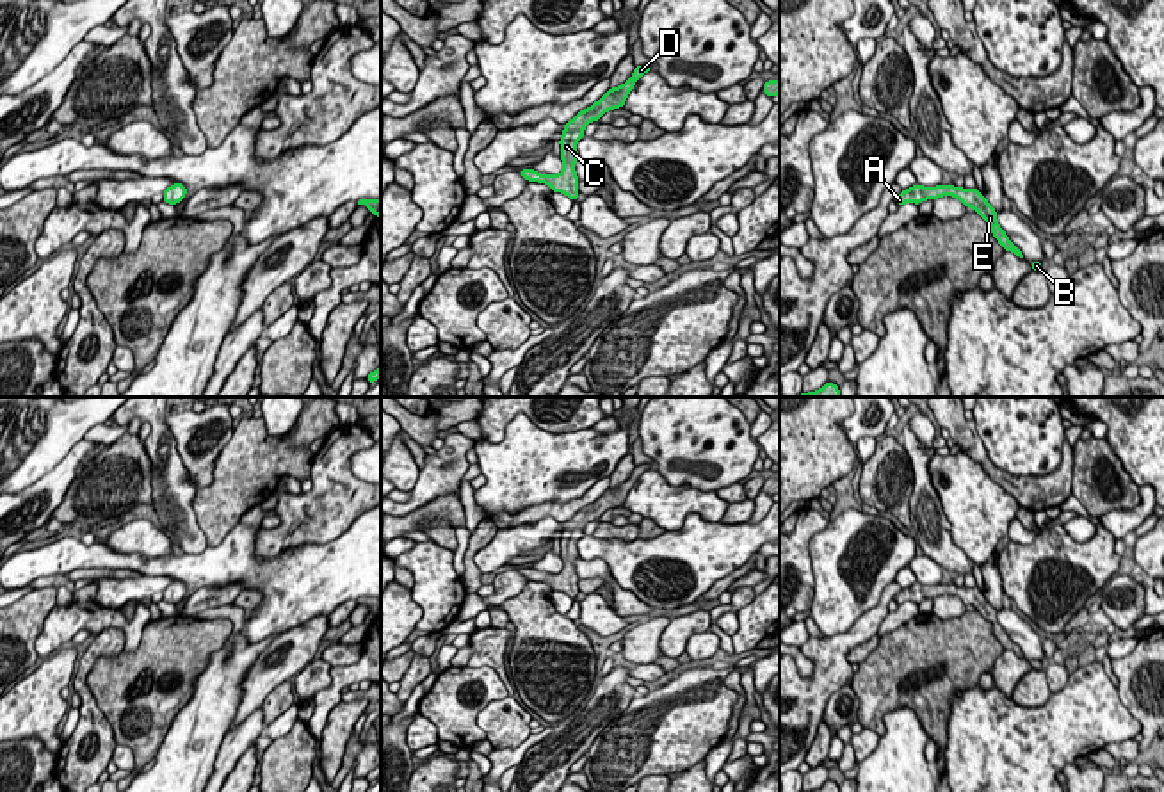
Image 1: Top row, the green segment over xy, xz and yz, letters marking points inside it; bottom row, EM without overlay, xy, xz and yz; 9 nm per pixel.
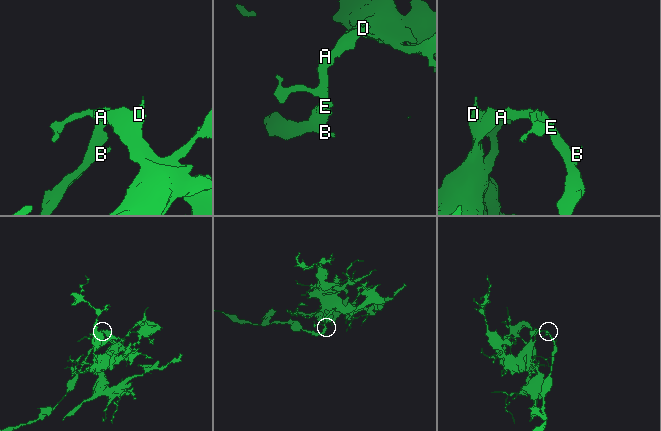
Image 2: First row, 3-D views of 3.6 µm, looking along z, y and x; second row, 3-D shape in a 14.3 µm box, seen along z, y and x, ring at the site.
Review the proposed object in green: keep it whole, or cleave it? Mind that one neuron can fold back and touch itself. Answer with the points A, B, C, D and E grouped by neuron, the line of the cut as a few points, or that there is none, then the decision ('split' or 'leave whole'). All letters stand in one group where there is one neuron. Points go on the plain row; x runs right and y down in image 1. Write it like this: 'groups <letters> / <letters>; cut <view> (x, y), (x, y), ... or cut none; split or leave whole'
groups A B C D E; cut none; leave whole

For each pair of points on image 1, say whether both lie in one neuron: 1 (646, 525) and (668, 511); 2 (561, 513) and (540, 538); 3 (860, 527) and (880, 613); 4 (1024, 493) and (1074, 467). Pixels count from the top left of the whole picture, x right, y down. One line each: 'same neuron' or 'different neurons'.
1: different neurons
2: different neurons
3: different neurons
4: same neuron

